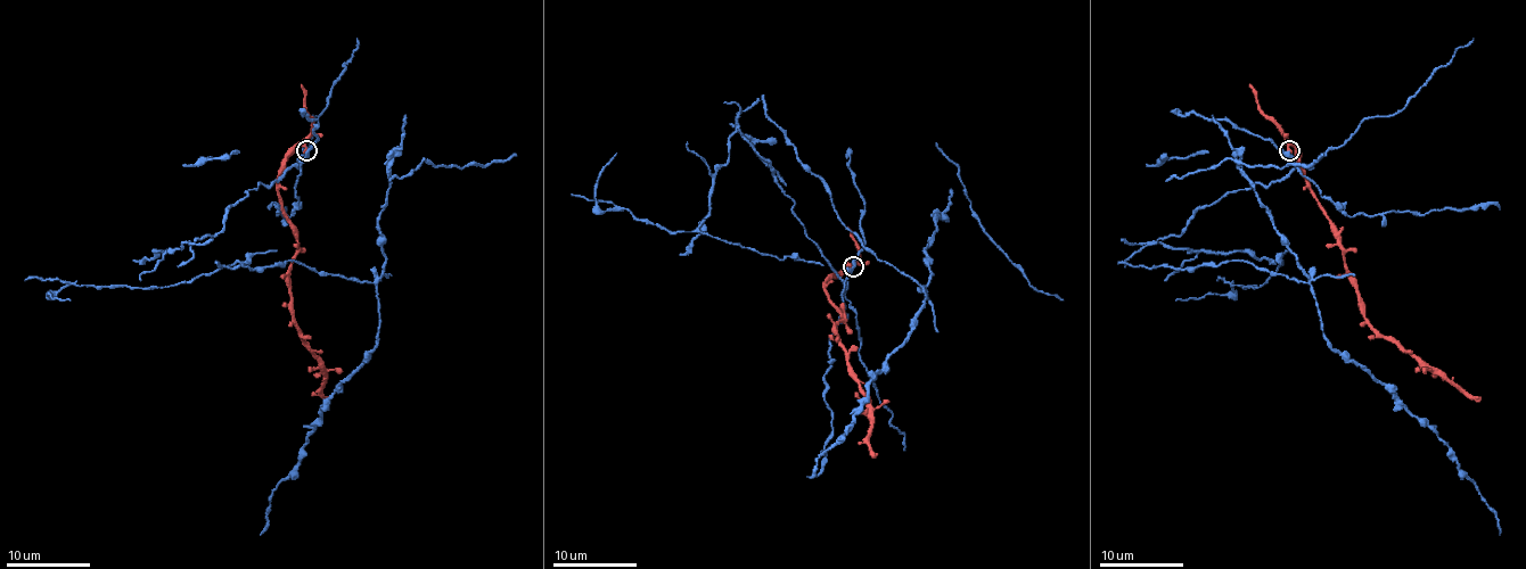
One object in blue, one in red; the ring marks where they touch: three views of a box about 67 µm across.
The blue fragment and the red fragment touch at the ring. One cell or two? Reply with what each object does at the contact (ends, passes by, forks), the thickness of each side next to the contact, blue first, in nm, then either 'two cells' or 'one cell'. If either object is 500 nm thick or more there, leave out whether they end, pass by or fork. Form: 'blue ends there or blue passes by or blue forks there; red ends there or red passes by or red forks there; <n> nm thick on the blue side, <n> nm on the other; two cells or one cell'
blue passes by; red ends there; 320 nm thick on the blue side, 320 nm on the other; two cells

